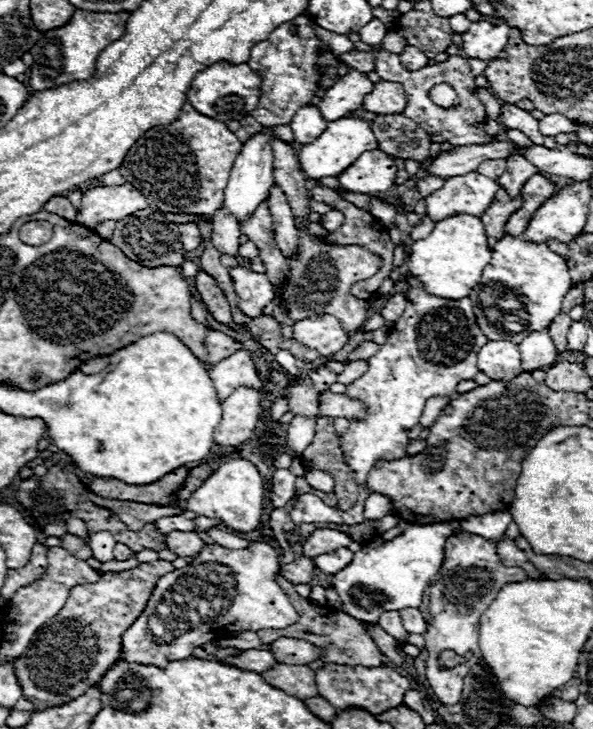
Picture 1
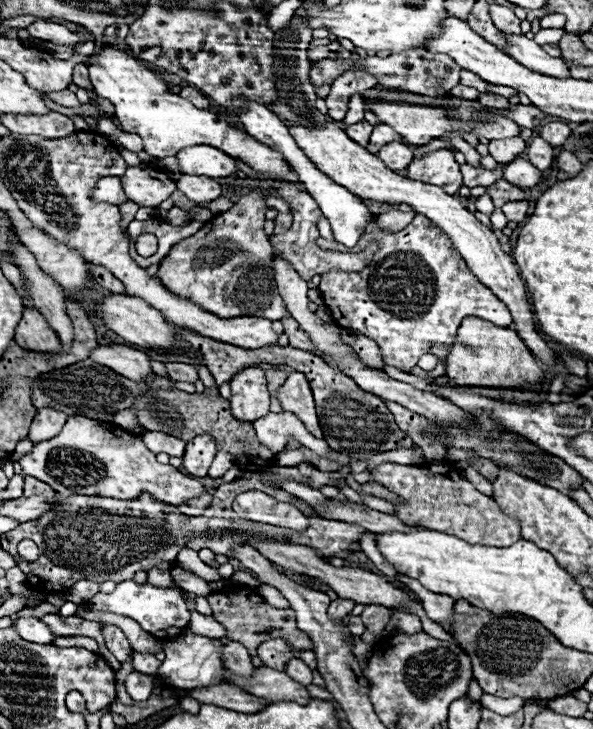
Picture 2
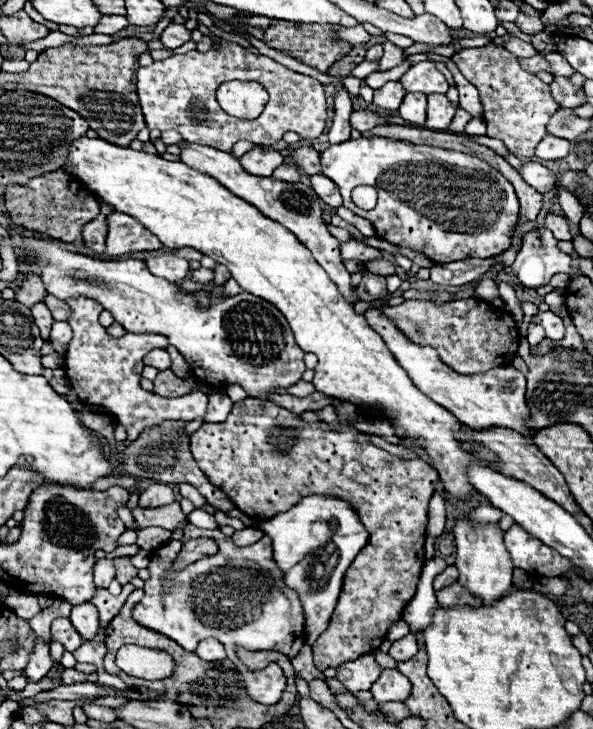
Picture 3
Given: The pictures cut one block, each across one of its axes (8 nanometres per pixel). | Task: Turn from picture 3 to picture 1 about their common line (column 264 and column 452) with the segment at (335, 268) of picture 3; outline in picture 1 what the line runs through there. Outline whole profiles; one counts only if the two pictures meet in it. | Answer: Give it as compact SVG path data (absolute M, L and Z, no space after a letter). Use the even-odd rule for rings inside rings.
M478 172L454 176L430 196L426 196L426 214L432 222L440 222L452 214L466 212L470 216L482 216L492 204L498 192L496 180L488 180Z

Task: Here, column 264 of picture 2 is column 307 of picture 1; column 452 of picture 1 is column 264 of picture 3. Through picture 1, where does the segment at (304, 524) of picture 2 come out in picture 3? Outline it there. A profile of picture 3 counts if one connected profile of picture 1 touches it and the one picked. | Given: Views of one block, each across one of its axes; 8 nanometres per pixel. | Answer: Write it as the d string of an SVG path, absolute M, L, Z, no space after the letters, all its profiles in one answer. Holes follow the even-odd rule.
M22 230L22 234L24 234L24 238L22 238L24 250L30 252L32 256L36 256L36 264L42 270L42 282L44 282L48 294L54 294L60 300L74 298L74 296L94 298L104 306L104 310L110 310L114 314L116 322L122 324L126 328L126 332L166 336L168 342L186 358L188 364L198 362L198 366L202 368L202 374L196 374L196 376L200 380L206 380L212 384L220 382L220 386L240 384L248 392L248 396L268 394L270 388L290 388L302 380L302 374L306 370L305 352L296 346L290 326L288 326L286 318L282 316L282 312L278 312L278 308L274 308L270 302L266 302L258 296L252 296L248 292L242 292L232 298L220 298L222 286L216 286L210 292L210 308L200 310L194 294L186 294L180 290L180 286L152 276L148 272L146 264L140 260L118 260L118 262L94 260L94 258L88 258L82 254L60 250L50 240L38 240L38 238L34 238L34 234L30 234L26 230ZM74 270L82 270L88 276L98 278L100 284L90 284L90 282L70 278L70 272L74 272Z

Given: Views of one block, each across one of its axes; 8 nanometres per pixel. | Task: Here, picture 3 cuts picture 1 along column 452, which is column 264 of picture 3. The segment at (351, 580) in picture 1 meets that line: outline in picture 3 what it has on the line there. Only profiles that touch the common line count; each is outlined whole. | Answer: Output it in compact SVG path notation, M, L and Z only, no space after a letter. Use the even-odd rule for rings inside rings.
M326 494L304 496L296 506L264 520L258 528L272 538L274 560L284 572L284 584L298 592L304 608L306 644L314 644L328 628L342 590L344 574L366 546L368 532L350 502Z

